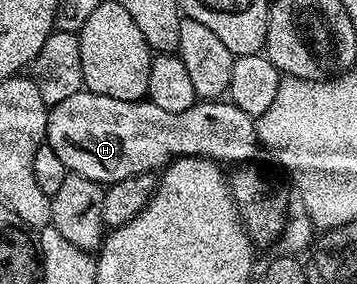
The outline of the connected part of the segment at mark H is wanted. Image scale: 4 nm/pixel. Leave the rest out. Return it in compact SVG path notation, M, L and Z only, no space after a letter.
M82 90L71 94L71 98L63 98L63 102L52 105L48 114L45 140L51 150L59 154L63 166L72 175L91 178L91 182L102 186L123 182L123 178L131 178L144 172L156 173L180 156L204 156L207 160L216 160L225 166L241 166L252 161L249 159L256 154L257 148L259 152L254 117L243 114L239 106L221 98L199 102L191 106L191 110L183 110L183 114L170 114L168 110L162 110L145 98L120 100Z

